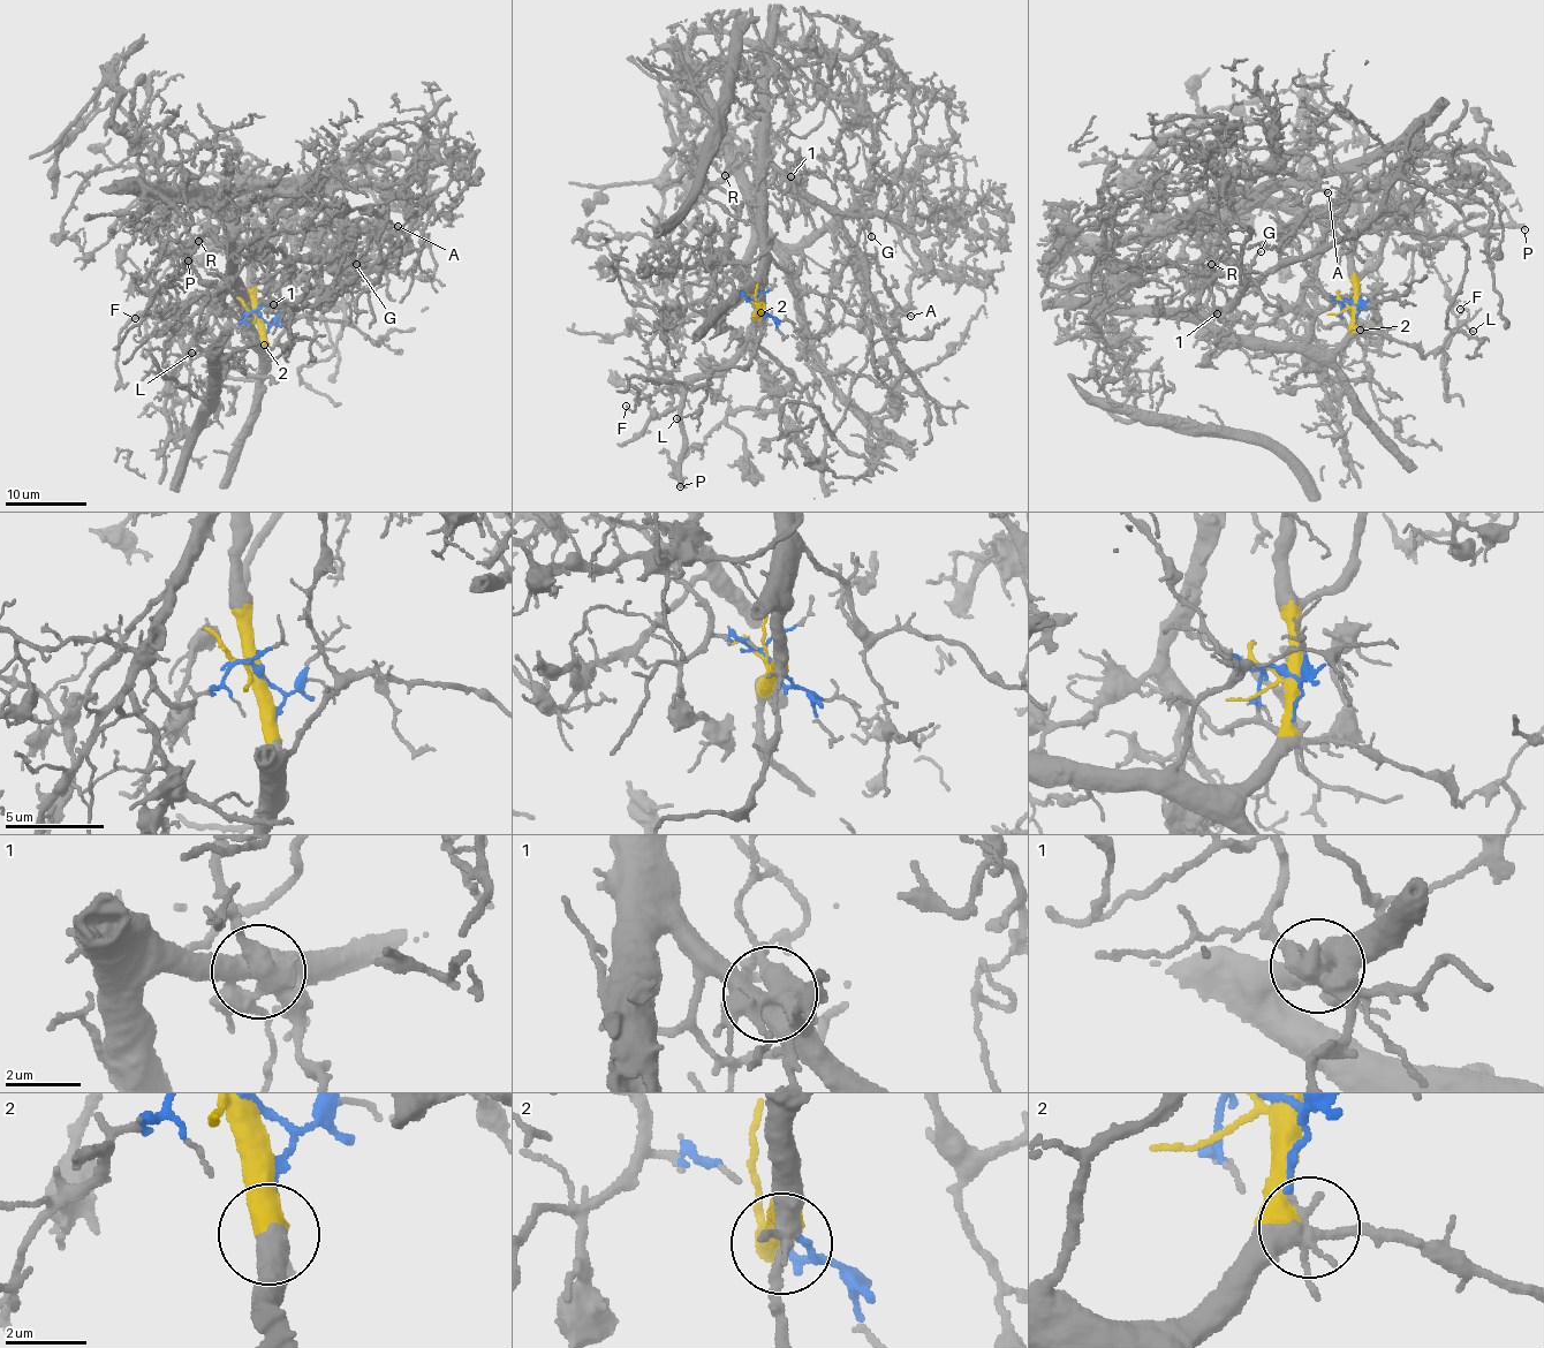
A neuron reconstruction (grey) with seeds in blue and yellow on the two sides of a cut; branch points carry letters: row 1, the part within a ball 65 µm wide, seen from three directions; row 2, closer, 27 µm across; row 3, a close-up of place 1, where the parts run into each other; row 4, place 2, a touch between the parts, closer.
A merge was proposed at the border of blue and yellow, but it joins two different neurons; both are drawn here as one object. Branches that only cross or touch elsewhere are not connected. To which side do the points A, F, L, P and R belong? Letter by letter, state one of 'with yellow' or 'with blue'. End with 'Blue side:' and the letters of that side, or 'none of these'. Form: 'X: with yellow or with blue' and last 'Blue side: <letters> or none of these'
A: with yellow
F: with yellow
L: with yellow
P: with yellow
R: with blue
Blue side: R

